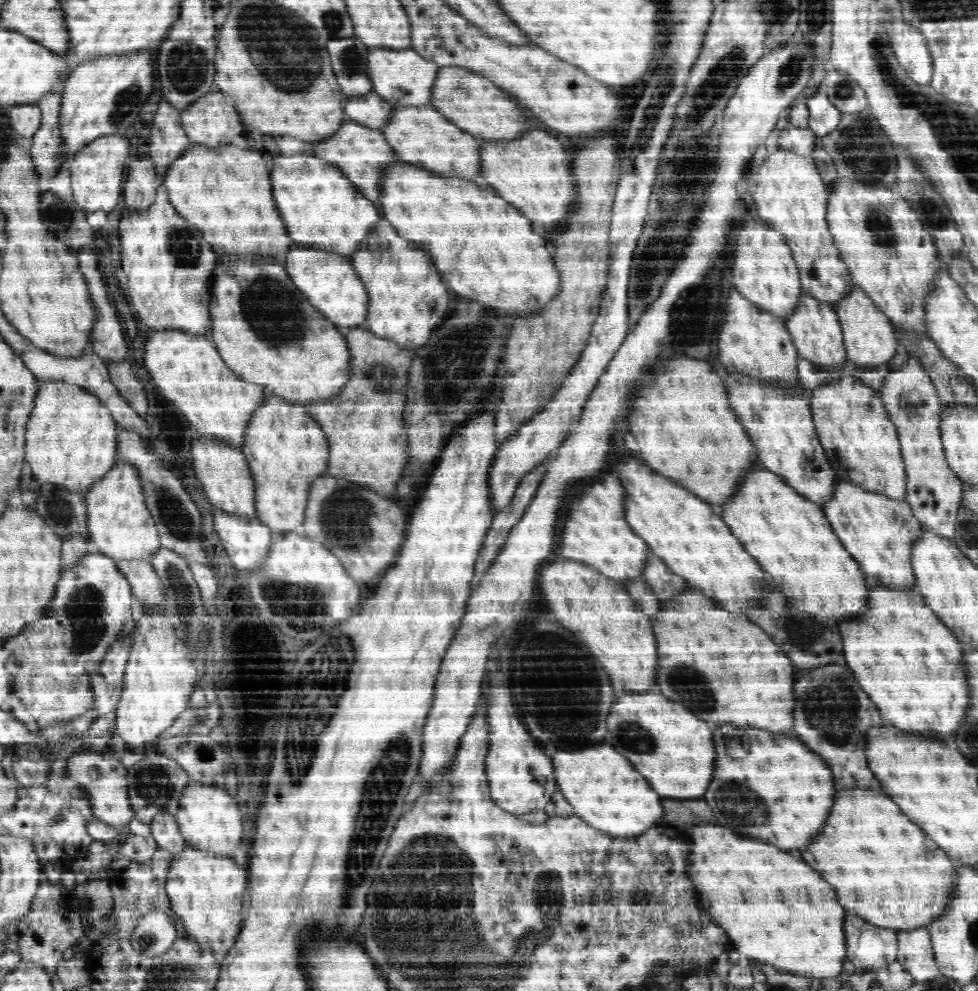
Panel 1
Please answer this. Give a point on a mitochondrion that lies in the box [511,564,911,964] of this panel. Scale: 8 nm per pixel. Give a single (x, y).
(831, 707)

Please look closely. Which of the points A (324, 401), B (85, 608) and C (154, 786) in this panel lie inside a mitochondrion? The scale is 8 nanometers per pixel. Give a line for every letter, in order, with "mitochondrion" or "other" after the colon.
A: other
B: mitochondrion
C: mitochondrion

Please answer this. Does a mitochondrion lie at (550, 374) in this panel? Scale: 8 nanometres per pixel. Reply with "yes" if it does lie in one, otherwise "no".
no

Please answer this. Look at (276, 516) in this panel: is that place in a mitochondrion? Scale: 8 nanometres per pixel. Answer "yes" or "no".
no

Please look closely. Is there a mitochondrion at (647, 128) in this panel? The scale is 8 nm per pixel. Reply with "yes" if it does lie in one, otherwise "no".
yes

